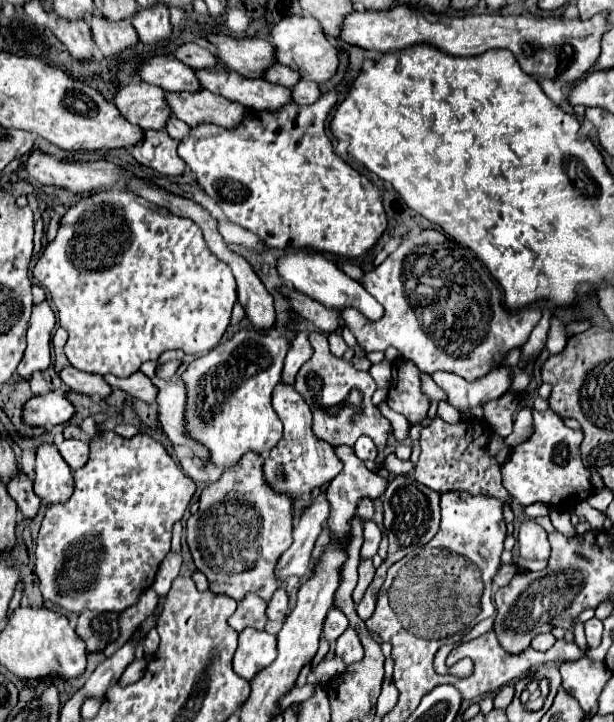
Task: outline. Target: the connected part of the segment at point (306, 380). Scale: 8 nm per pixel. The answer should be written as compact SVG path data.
M309 333L309 343L313 347L313 357L301 365L295 379L295 389L303 393L303 399L309 403L313 411L315 435L331 445L349 445L349 447L353 447L361 435L367 435L373 439L377 451L383 451L391 423L379 413L377 405L371 403L371 395L377 389L373 377L365 371L355 369L353 363L333 357L325 333Z

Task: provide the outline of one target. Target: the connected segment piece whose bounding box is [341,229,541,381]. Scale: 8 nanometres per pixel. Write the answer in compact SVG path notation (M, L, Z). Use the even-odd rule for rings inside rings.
M435 229L409 235L377 269L365 273L361 285L385 309L383 319L377 323L367 321L355 309L341 313L365 353L395 347L425 373L449 371L467 381L501 367L505 355L521 347L541 319L539 309L509 313L487 267L469 249Z

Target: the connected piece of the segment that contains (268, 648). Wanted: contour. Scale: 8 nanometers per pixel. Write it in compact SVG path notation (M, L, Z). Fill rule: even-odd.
M243 629L239 633L239 647L233 657L233 671L251 681L263 667L271 665L277 657L277 637L267 631Z

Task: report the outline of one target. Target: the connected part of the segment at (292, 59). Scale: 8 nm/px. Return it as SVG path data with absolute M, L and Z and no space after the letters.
M285 17L281 23L273 27L273 43L277 47L277 61L281 65L299 71L301 79L311 79L315 83L329 81L339 67L339 51L331 45L329 37L321 31L319 23L313 17Z

